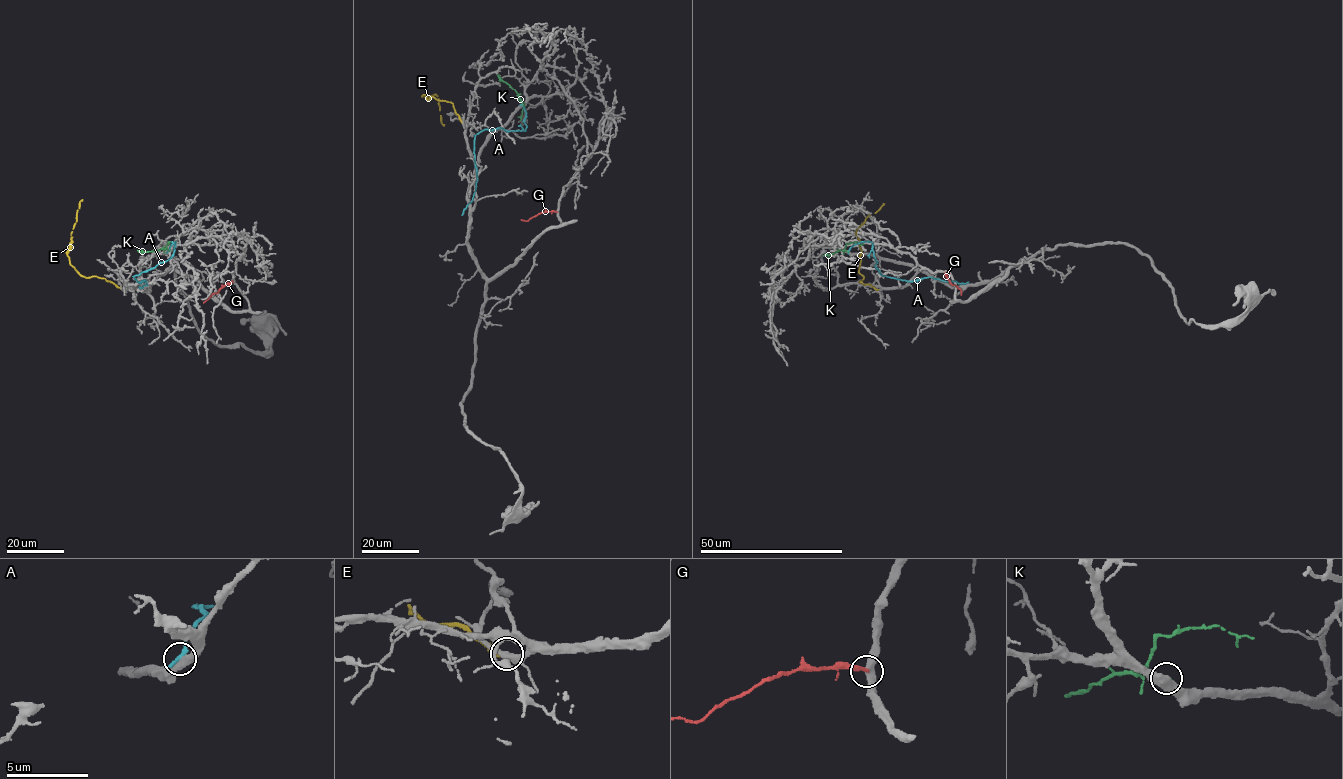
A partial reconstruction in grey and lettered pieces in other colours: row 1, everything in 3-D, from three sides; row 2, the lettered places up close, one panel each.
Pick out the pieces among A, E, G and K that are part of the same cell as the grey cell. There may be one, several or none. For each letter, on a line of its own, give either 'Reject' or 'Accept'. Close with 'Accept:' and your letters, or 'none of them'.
A: Reject
E: Reject
G: Reject
K: Reject
Accept: none of them

